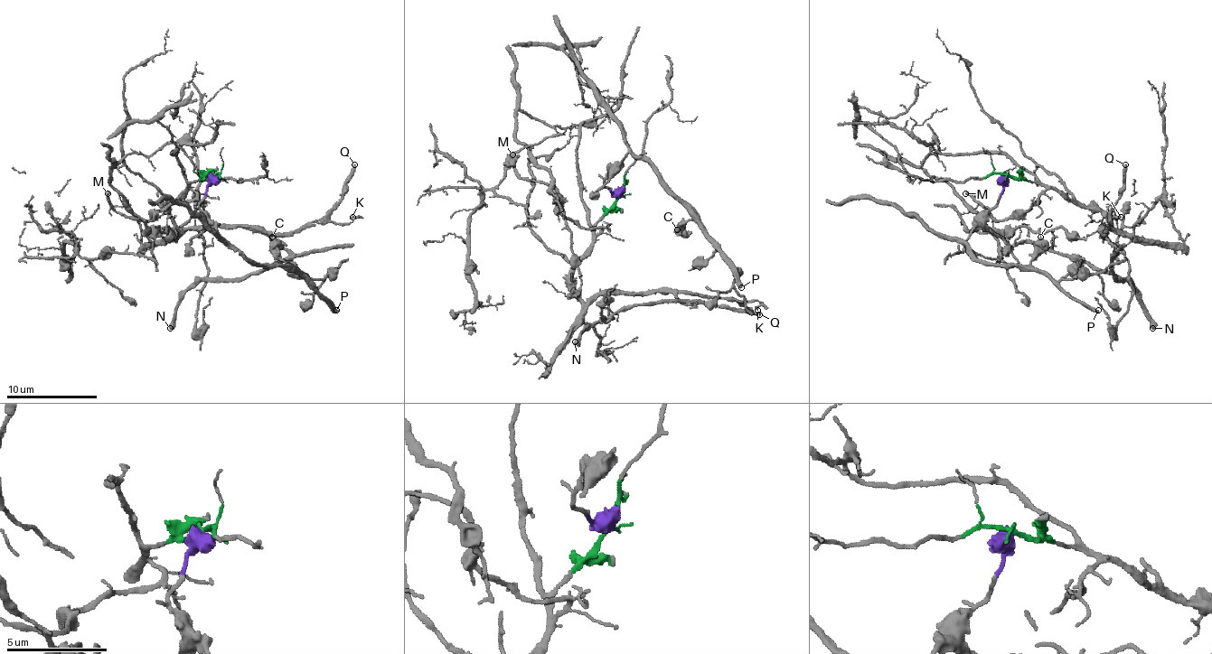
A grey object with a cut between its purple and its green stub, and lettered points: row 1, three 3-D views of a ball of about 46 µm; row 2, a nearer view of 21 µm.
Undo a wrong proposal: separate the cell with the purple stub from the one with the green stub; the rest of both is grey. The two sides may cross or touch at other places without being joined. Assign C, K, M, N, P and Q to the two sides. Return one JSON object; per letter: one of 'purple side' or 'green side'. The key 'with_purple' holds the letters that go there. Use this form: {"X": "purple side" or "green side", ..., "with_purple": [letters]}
{"C": "purple side", "K": "green side", "M": "green side", "N": "green side", "P": "purple side", "Q": "green side", "with_purple": ["C", "P"]}

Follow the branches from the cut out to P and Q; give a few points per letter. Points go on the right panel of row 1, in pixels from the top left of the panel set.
P: (1008, 175), (1008, 184), (965, 243), (981, 261), (1028, 266), (1098, 311)
Q: (1008, 175), (1056, 186), (1069, 200), (1094, 207), (1110, 227), (1103, 234), (1110, 209), (1121, 198), (1125, 163)

